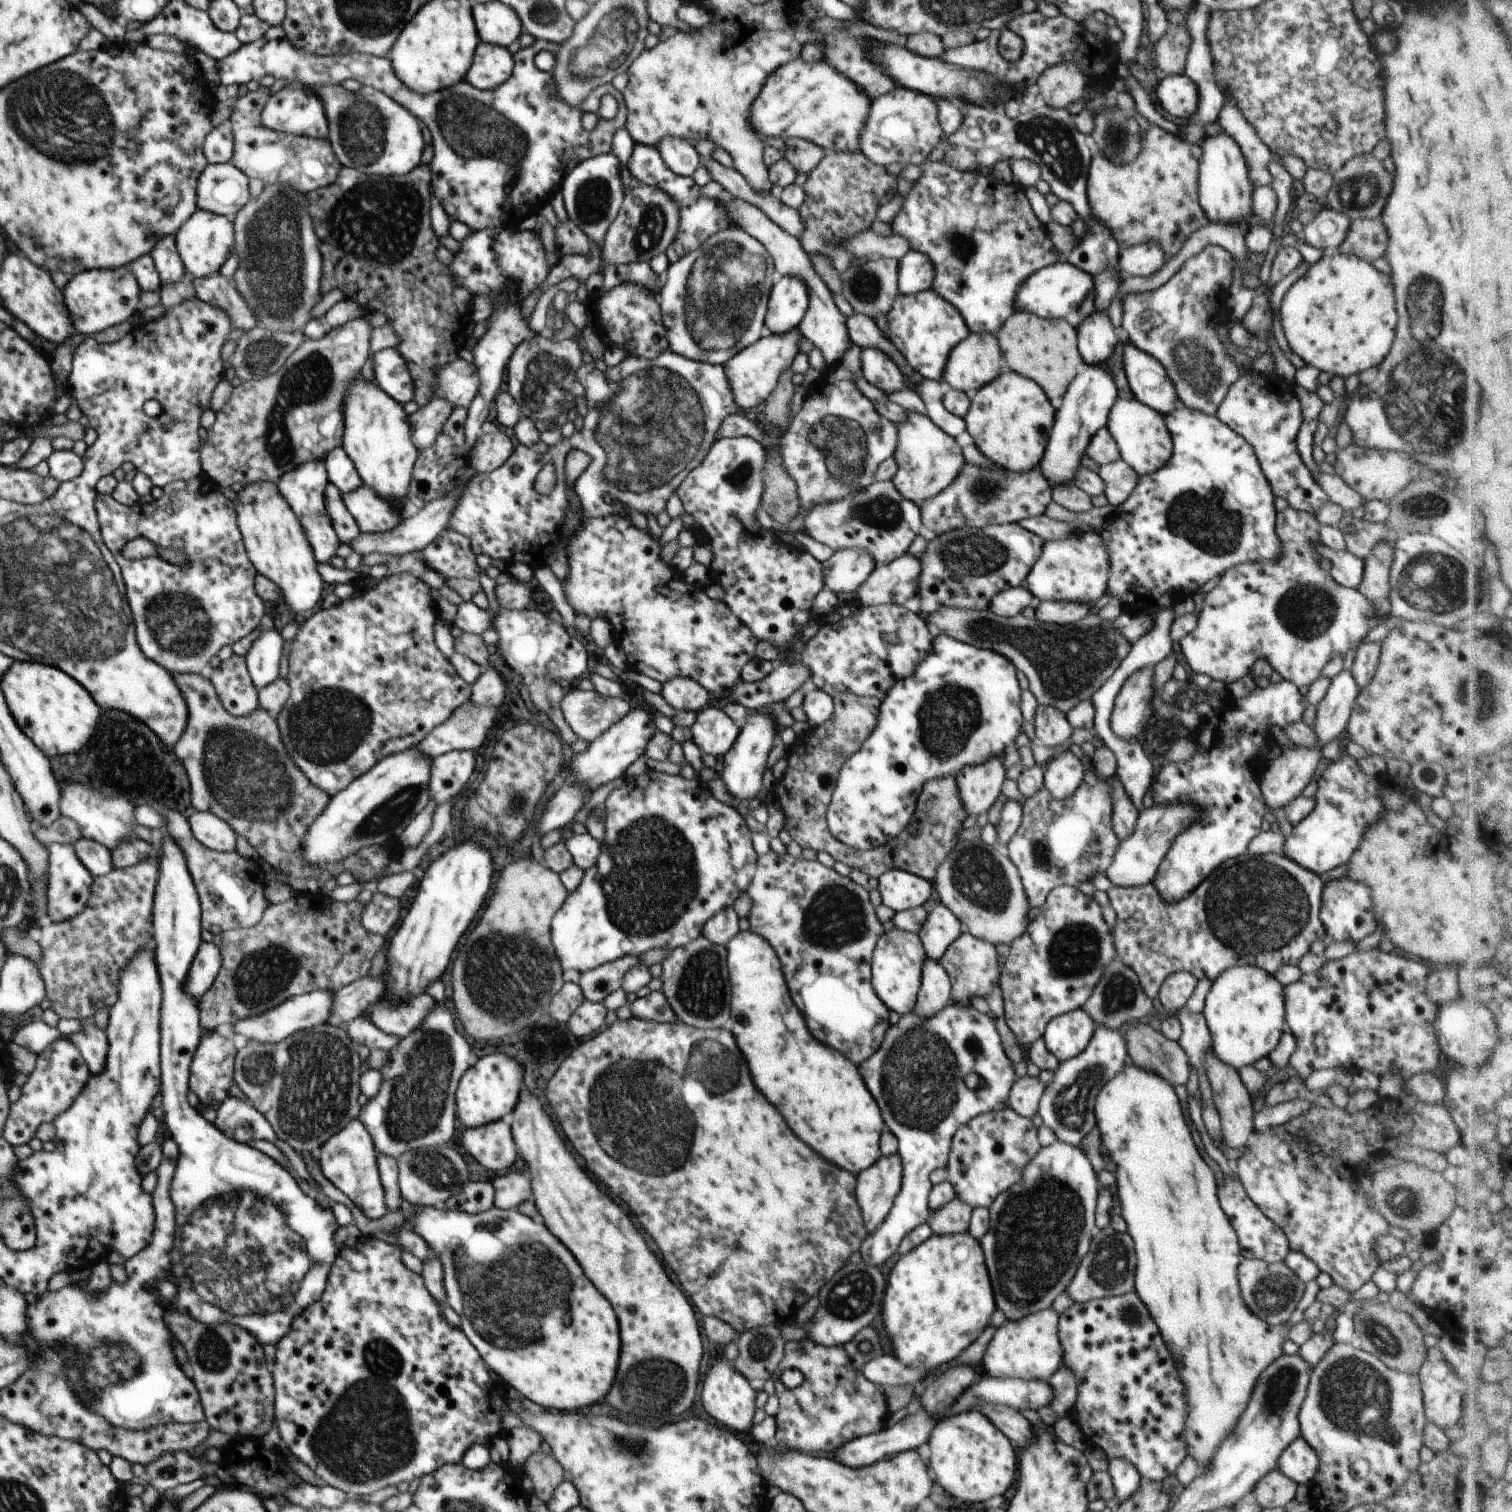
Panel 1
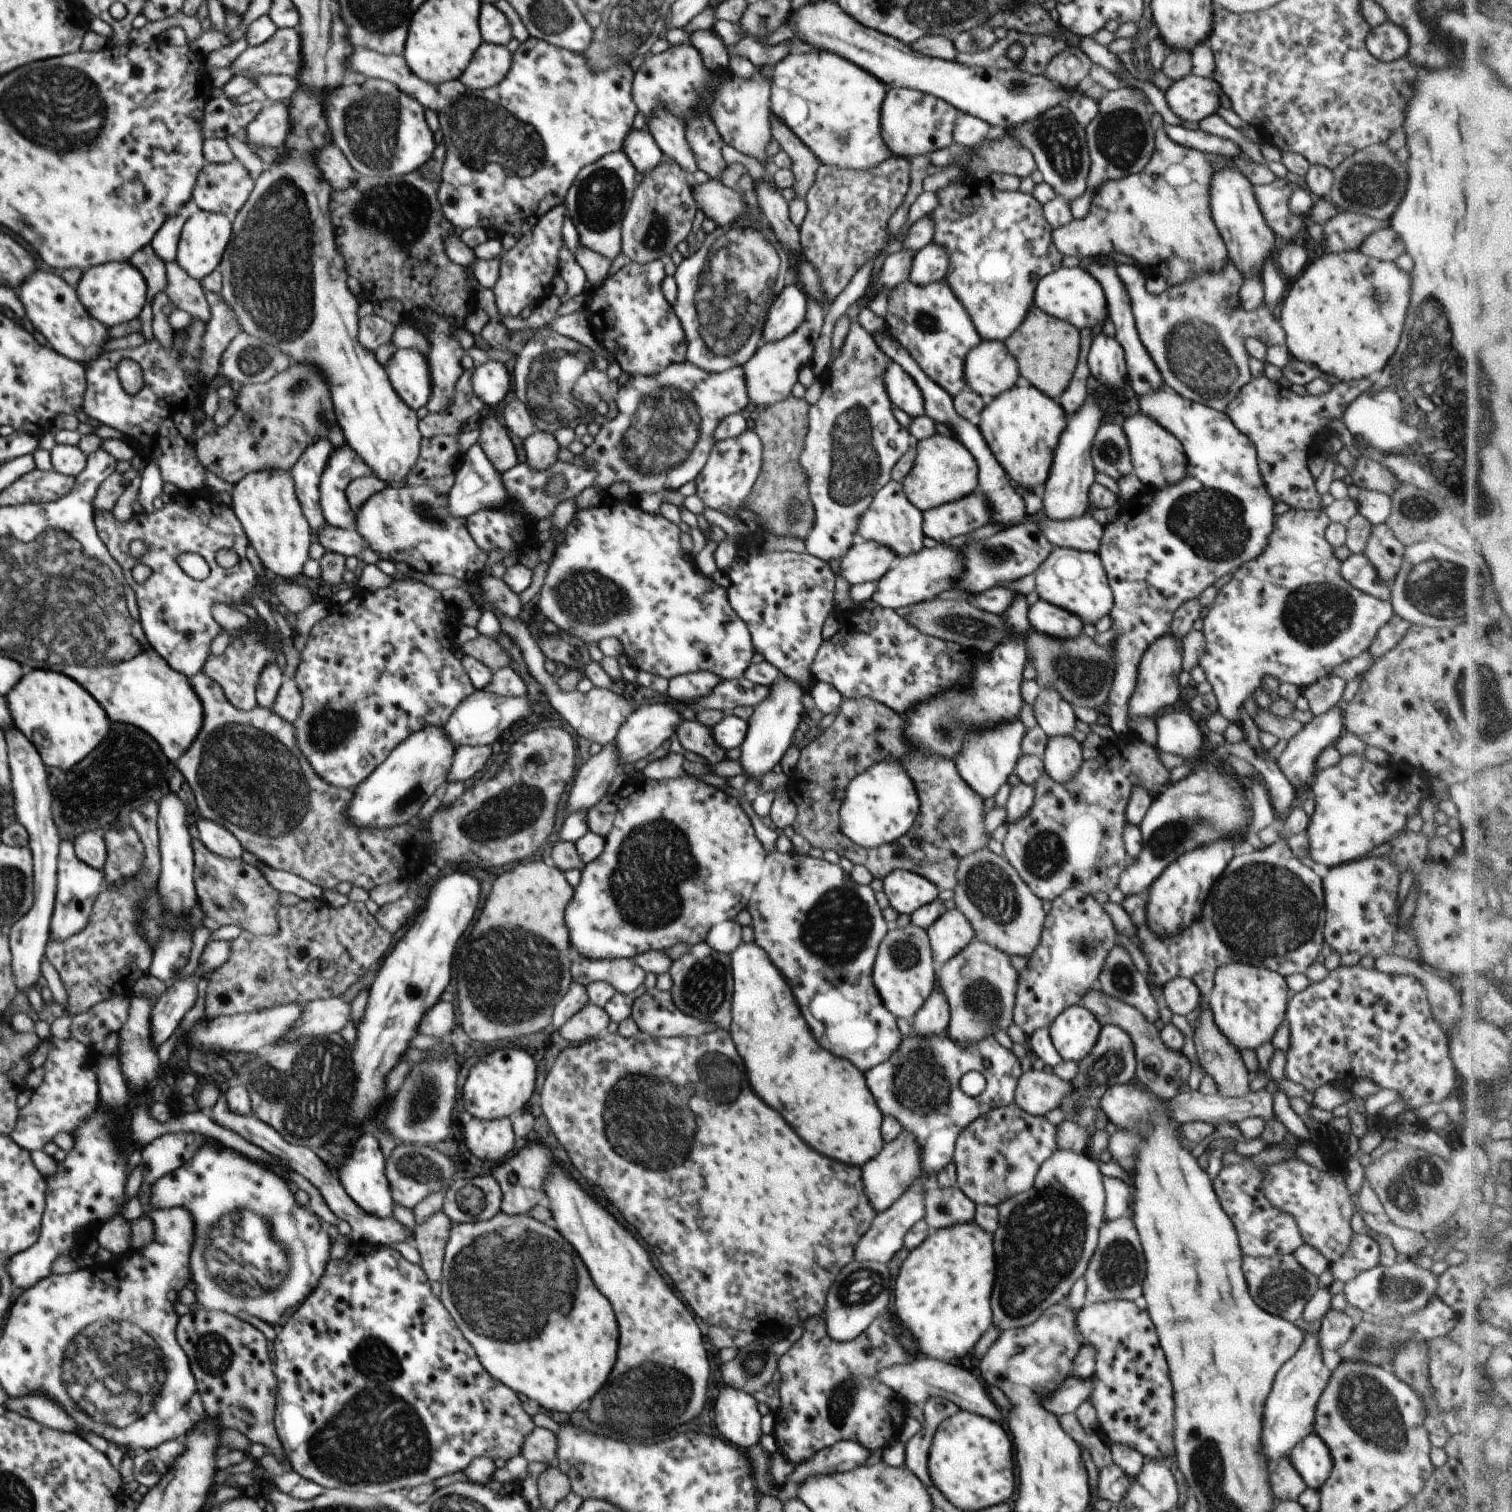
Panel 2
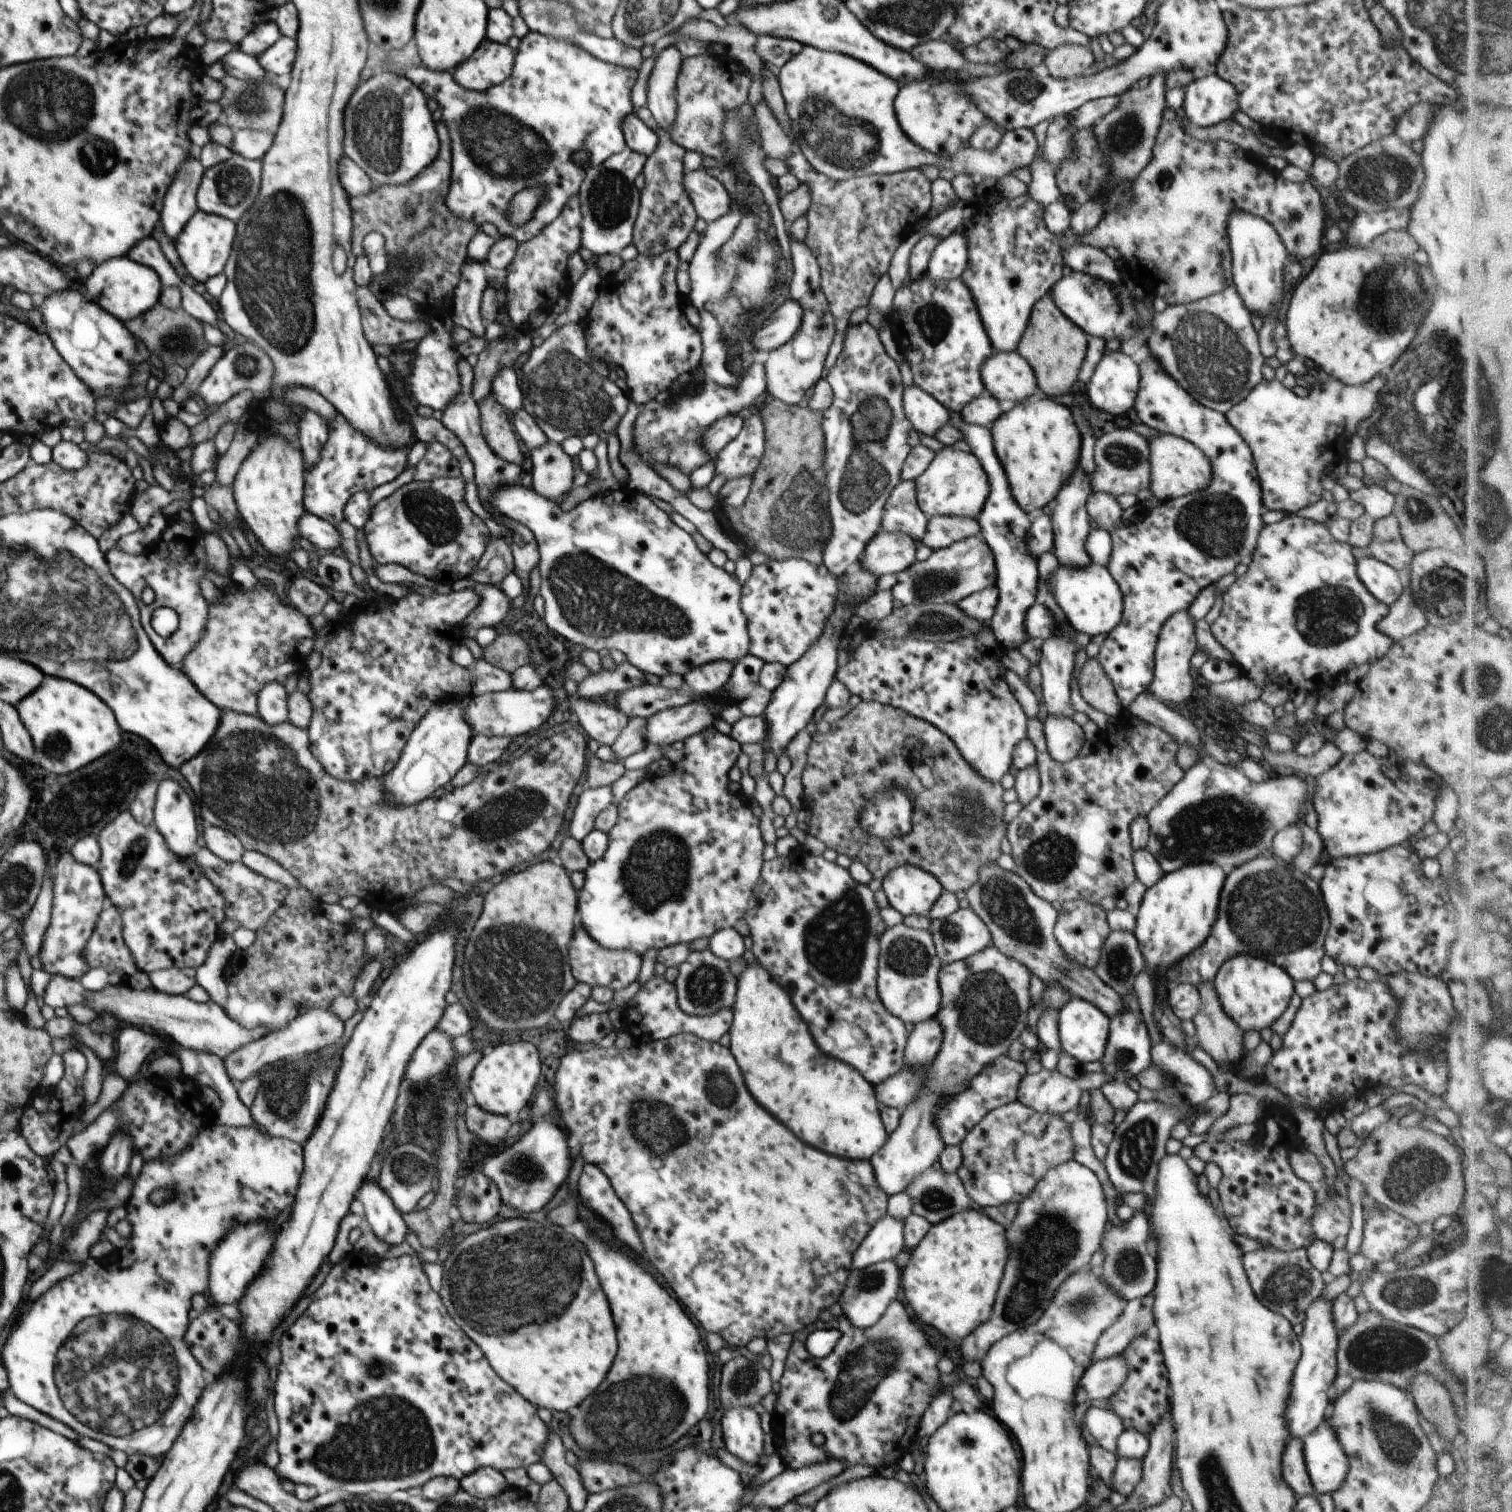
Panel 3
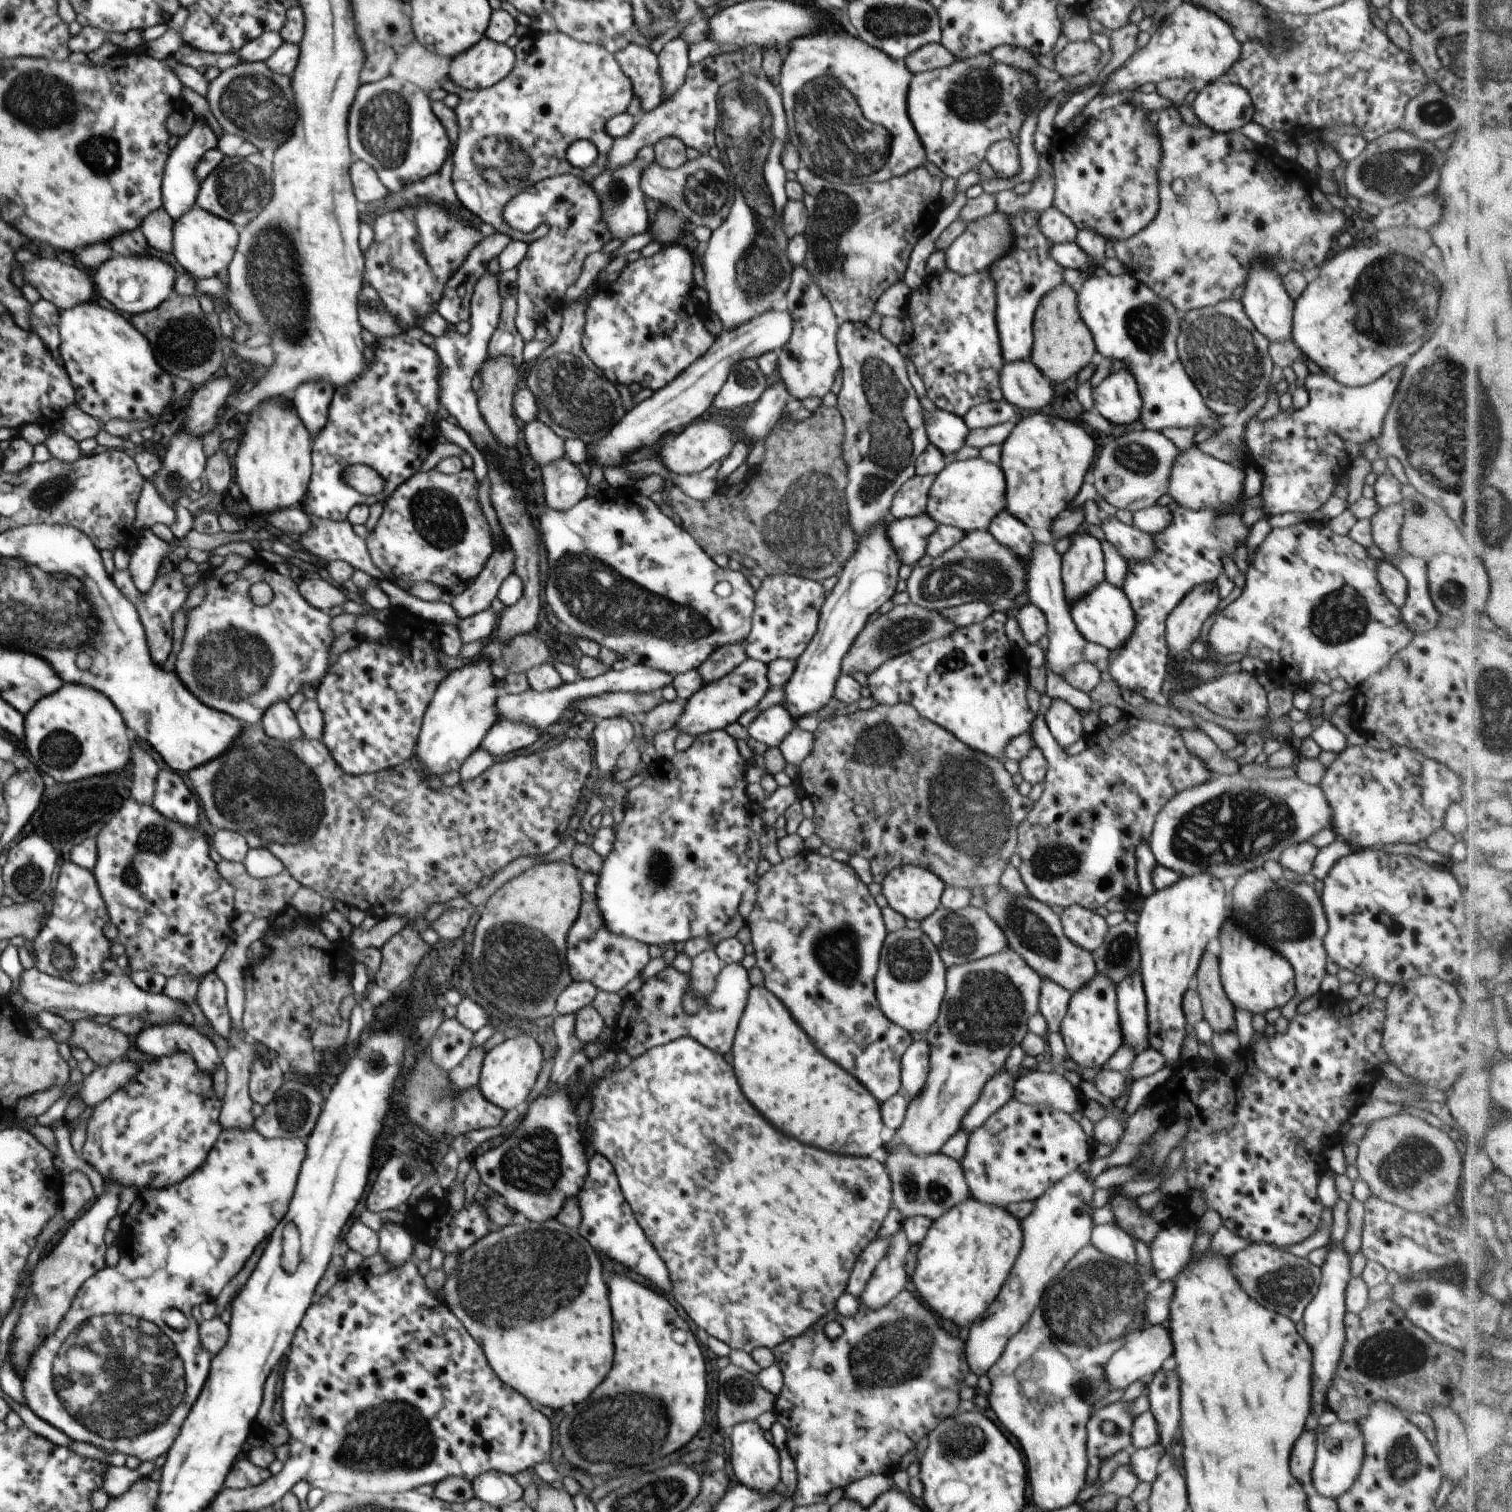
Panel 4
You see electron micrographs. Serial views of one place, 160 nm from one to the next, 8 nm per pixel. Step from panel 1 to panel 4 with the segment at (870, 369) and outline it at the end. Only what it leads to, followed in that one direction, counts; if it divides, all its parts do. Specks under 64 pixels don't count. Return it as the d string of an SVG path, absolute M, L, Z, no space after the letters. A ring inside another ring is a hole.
M937 409L936 412L924 412L928 438L943 453L958 452L966 444L969 433L968 425L963 418Z

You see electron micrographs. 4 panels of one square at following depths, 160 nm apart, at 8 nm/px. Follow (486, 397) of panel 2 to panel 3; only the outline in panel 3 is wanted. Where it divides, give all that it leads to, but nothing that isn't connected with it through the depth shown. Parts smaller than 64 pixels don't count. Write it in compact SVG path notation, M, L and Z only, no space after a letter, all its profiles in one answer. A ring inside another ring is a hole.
M466 258L462 264L461 280L454 290L454 306L450 318L454 324L466 327L478 338L483 338L486 332L480 307L489 278L490 269L485 263ZM502 368L492 380L491 393L498 404L508 408L513 413L523 408L520 382L514 368Z

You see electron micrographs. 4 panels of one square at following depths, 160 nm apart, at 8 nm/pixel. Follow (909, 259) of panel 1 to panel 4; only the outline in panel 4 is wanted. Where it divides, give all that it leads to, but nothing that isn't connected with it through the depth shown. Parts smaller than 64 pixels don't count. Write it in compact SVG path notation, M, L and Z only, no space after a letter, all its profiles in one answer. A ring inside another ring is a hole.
M997 210L968 223L966 230L945 250L947 268L961 275L988 269L1013 247L1012 230L1009 214Z

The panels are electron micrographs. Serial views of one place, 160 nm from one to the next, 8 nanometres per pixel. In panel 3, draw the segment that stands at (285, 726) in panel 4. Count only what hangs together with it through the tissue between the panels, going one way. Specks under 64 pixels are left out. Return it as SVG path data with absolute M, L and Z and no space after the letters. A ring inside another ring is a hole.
M268 682L258 694L257 716L270 726L287 722L287 699L286 689L280 682Z

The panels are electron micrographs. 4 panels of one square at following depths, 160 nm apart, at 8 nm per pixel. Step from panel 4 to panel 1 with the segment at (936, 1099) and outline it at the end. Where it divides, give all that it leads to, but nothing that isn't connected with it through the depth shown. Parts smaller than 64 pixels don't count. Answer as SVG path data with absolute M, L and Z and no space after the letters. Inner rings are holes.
M964 931L941 956L939 963L948 973L951 982L950 1001L963 1007L972 1006L970 1000L980 996L984 998L999 986L1001 982L1001 966L998 952L992 943L978 940L972 934ZM896 1152L882 1155L857 1176L855 1195L861 1208L866 1233L873 1233L886 1218L903 1181L903 1164Z

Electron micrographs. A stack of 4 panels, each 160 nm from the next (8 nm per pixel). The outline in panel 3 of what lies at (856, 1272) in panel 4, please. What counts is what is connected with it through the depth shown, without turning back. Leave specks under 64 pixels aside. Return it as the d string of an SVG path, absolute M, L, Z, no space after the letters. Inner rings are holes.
M894 1216L880 1218L854 1252L852 1268L862 1270L866 1266L895 1259L906 1248L904 1224L905 1220Z

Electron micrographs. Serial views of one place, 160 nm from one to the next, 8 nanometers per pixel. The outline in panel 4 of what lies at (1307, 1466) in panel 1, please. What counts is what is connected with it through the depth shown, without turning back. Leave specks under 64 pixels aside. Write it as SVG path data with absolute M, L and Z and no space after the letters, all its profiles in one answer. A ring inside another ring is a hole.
M1337 1420L1328 1426L1318 1425L1316 1430L1317 1451L1311 1472L1312 1484L1319 1495L1336 1500L1357 1480L1365 1457L1365 1440L1358 1422L1345 1423Z

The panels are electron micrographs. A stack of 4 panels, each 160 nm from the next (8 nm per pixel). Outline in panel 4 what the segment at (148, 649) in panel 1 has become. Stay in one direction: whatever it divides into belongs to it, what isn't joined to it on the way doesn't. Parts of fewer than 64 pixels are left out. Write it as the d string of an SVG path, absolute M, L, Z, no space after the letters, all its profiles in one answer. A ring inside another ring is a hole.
M175 568L168 575L158 575L153 587L146 593L142 593L136 588L128 569L124 571L115 570L111 576L116 585L124 592L125 597L140 612L141 623L145 627L149 650L152 652L152 657L156 660L156 664L159 667L162 667L164 662L168 660L168 652L170 652L170 620L172 620L174 612L180 610L182 604L188 598L188 588L182 582L183 576L183 574L178 572L178 568Z

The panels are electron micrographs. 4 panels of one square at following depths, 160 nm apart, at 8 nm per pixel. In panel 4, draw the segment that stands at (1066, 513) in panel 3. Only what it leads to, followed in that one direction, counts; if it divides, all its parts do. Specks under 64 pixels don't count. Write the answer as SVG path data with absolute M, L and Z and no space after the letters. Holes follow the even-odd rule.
M1089 533L1074 534L1072 546L1062 555L1061 577L1069 606L1091 593L1105 580L1101 542Z

